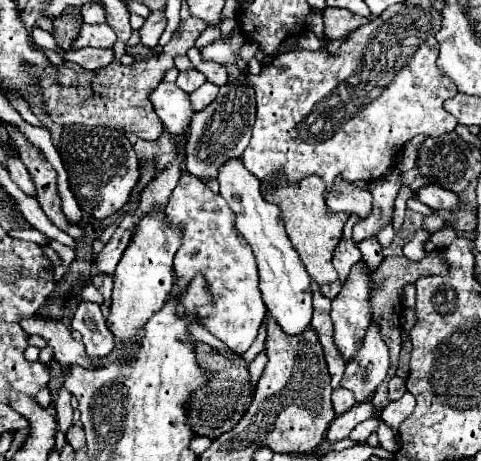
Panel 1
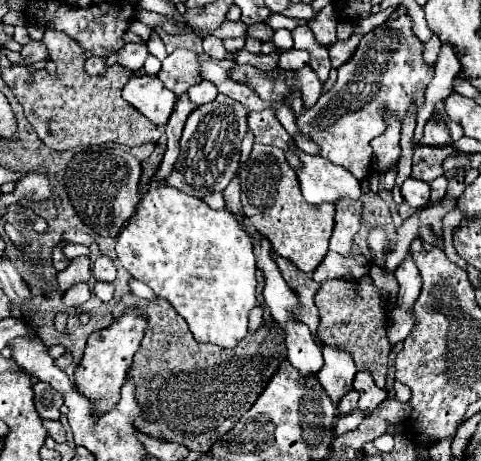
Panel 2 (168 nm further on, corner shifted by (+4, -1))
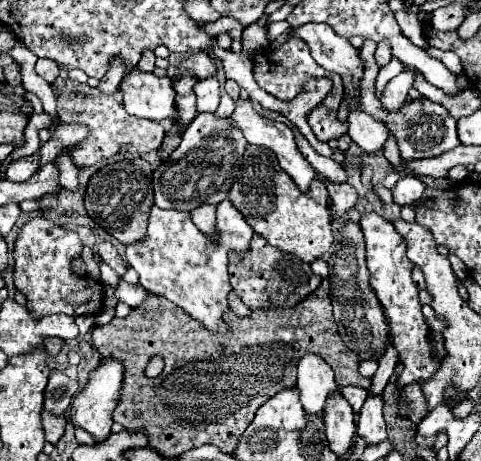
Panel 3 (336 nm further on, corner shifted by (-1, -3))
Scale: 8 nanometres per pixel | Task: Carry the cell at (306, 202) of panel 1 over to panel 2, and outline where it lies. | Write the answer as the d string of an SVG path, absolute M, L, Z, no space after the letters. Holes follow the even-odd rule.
M254 143L248 161L240 169L240 189L244 215L260 231L260 235L270 239L270 245L278 255L290 259L296 267L300 267L300 271L312 273L328 251L328 241L334 229L334 205L320 203L314 207L306 203L284 151L270 145Z

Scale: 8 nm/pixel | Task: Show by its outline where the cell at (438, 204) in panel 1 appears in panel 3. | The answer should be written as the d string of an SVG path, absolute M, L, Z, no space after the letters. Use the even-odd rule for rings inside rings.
M403 177L395 187L393 187L393 201L397 205L411 205L419 201L425 193L425 185L417 177Z

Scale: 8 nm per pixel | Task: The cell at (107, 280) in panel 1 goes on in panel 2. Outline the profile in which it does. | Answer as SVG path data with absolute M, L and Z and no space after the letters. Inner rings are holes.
M100 255L100 257L94 261L92 273L94 273L94 279L96 279L96 281L114 281L114 279L116 279L116 267L114 267L112 259L106 257L106 255Z

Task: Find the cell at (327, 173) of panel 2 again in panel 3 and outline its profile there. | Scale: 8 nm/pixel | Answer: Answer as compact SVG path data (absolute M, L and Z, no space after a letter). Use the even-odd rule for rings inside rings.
M239 99L239 101L235 103L235 111L233 111L231 119L233 119L233 125L243 131L245 139L247 139L251 145L259 145L259 147L263 145L263 147L271 149L271 151L277 155L279 165L293 177L293 181L297 183L297 187L299 187L303 193L309 193L309 187L311 187L313 181L321 181L319 173L311 167L311 163L309 163L309 161L301 155L301 151L297 149L295 139L293 139L293 131L291 131L287 125L277 123L277 121L271 121L271 119L265 119L265 117L259 117L259 113L255 113L255 109L251 107L251 101L243 101L243 99Z

